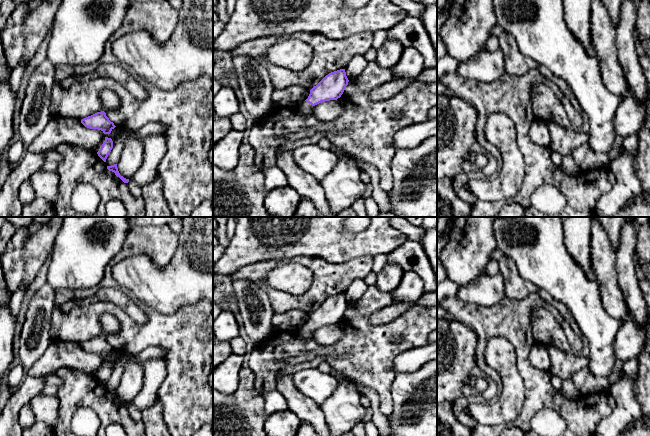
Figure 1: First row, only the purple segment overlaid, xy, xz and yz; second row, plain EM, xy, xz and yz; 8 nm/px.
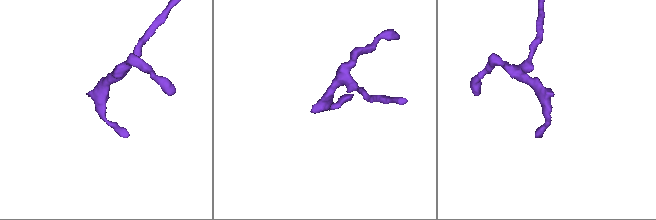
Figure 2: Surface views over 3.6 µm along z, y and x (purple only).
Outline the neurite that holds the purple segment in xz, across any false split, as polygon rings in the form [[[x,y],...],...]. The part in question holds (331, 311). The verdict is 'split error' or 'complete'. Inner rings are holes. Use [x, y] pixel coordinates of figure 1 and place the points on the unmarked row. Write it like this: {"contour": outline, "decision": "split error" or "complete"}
{"contour": [[[340,293],[326,299],[310,314],[308,322],[297,330],[297,334],[308,339],[313,331],[321,326],[337,324],[348,309],[345,293]]], "decision": "split error"}

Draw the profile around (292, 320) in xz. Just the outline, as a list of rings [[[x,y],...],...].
[[[290,310],[285,313],[274,313],[271,323],[273,332],[279,334],[283,330],[299,330],[309,320],[310,314],[301,310]]]

